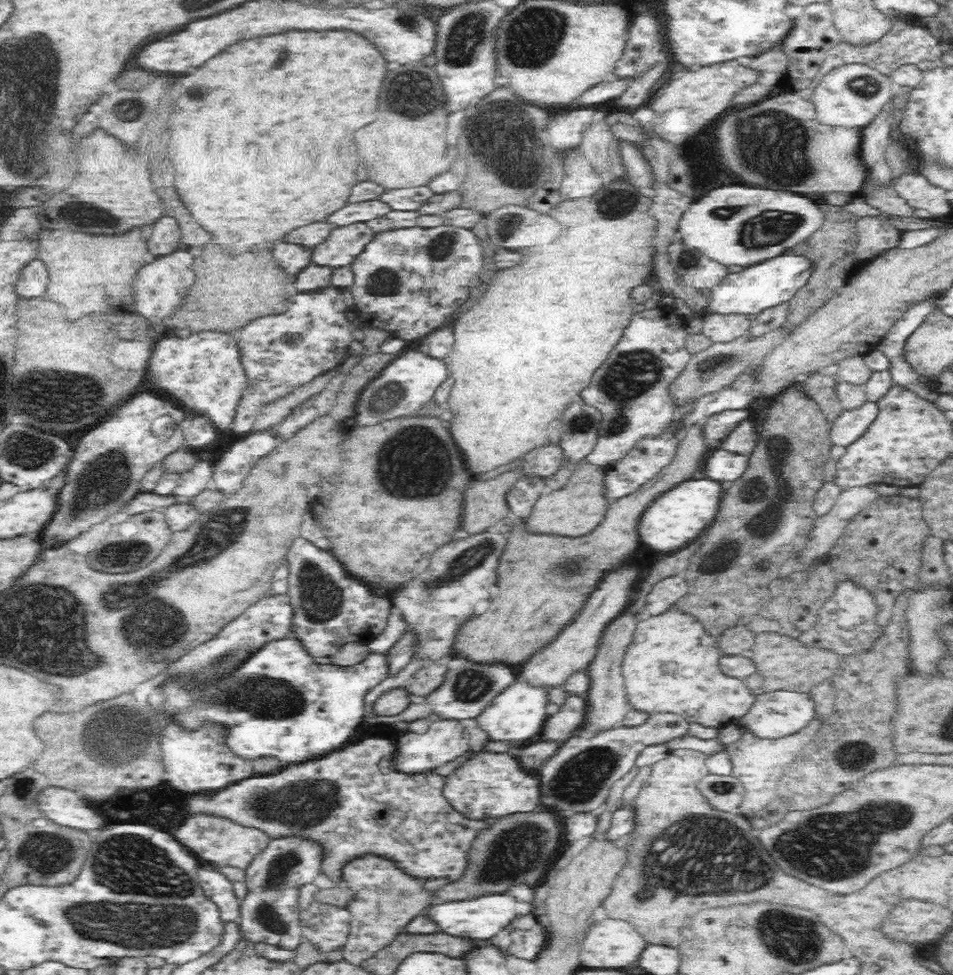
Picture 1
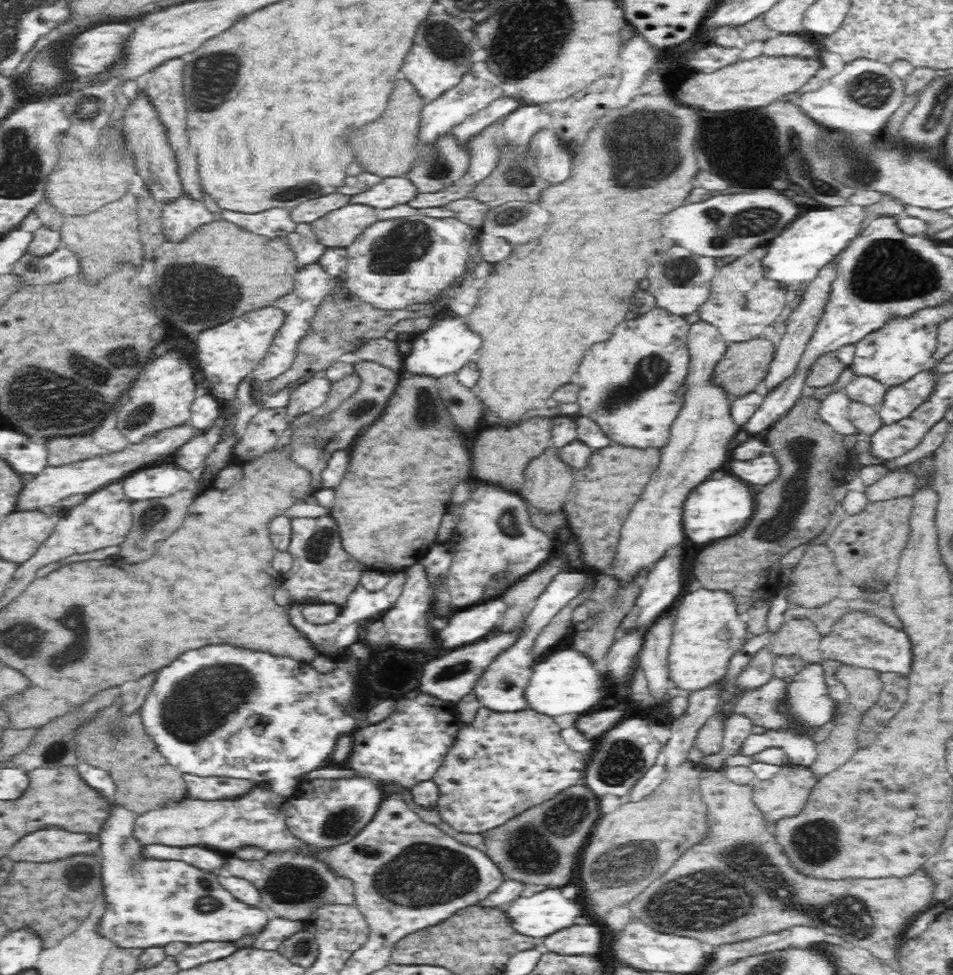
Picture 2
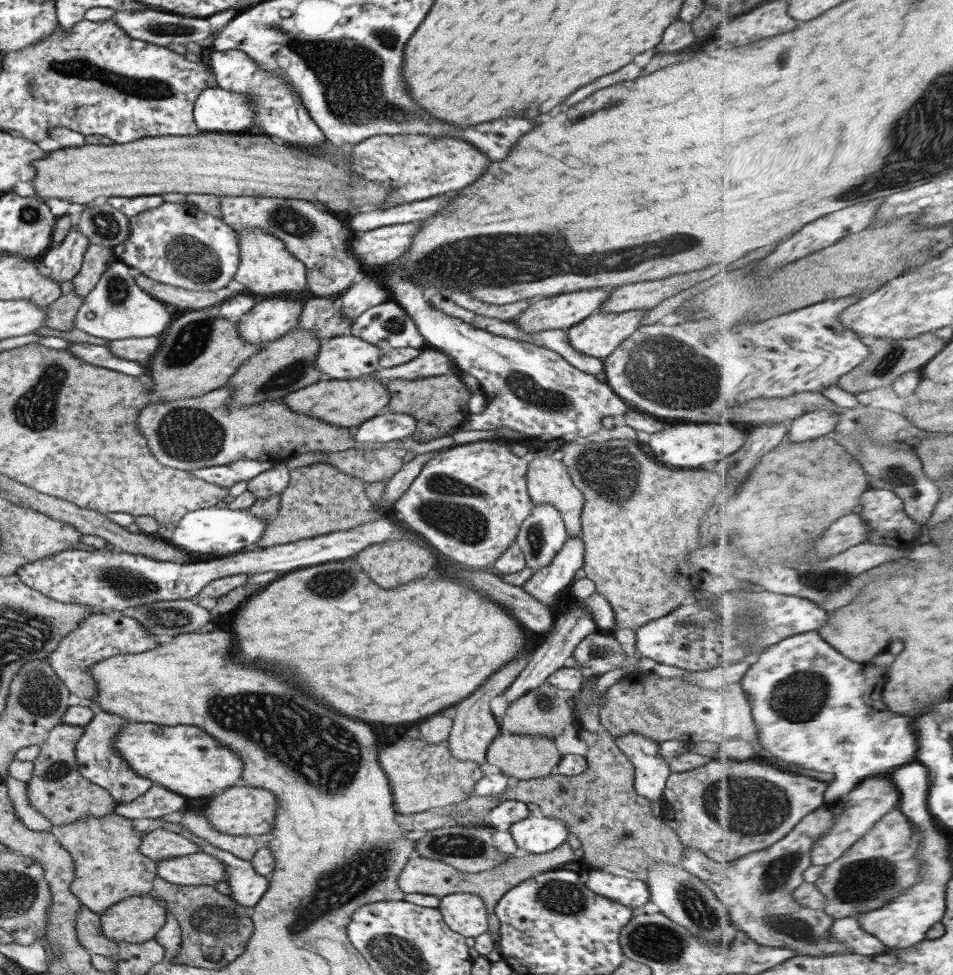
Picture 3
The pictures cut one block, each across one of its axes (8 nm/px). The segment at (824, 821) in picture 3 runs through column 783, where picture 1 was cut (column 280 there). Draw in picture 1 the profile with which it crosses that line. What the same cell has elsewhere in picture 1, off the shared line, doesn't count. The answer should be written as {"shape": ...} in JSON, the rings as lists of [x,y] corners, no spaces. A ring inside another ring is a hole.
{"shape":[[[282,837],[271,840],[246,870],[246,896],[240,901],[240,940],[252,943],[266,943],[286,950],[296,950],[302,941],[298,907],[301,886],[312,883],[320,874],[322,847],[314,841],[300,837]]]}

